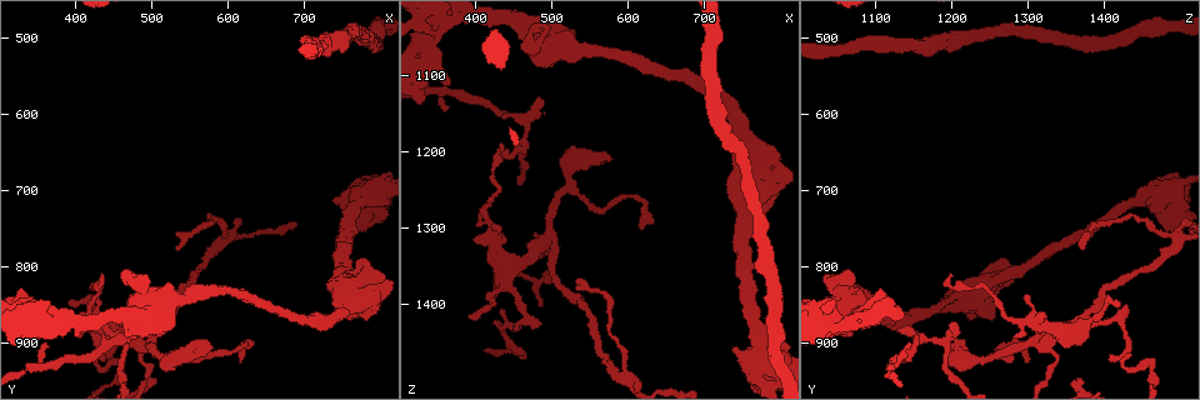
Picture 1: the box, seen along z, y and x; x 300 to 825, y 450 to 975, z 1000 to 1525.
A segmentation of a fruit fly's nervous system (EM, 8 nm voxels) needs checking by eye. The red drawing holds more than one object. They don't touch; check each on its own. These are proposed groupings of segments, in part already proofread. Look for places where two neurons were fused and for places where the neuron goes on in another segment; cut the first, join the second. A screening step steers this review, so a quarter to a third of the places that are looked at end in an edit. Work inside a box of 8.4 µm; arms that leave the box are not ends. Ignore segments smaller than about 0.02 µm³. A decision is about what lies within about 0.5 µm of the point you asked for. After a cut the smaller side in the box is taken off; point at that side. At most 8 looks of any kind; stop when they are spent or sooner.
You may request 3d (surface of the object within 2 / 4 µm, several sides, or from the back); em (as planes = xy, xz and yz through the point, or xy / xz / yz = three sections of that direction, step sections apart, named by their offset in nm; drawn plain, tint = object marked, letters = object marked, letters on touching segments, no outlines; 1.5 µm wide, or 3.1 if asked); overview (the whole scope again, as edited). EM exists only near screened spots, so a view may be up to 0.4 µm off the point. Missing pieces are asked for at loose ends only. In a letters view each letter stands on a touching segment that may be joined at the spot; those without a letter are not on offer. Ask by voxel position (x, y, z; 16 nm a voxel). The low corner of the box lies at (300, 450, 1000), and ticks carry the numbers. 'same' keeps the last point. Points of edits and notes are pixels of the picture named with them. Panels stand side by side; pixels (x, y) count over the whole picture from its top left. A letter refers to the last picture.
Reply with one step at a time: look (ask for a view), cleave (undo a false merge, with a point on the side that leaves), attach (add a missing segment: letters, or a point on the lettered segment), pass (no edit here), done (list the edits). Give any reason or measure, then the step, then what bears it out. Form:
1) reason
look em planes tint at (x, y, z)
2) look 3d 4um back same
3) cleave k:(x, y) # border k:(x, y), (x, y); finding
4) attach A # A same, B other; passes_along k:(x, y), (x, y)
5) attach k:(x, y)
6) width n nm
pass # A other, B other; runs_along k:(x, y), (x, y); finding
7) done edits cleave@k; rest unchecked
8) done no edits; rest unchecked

sharp bend
look em planes letters at (455, 950, 1460)

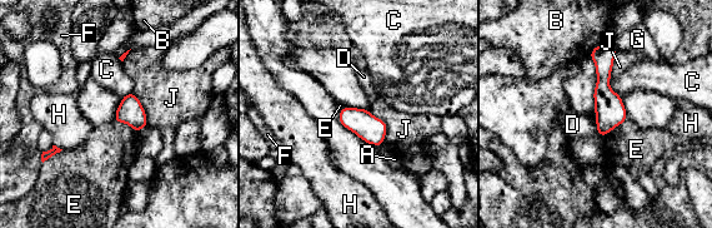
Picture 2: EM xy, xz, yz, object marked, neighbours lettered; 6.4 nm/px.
pass # A other, B other, C other, D other, E other, F other, G other, H other, J other; border 2:(595, 124), (597, 133); one neuron here

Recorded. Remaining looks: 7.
an open end
look 3d 4um at (575, 900, 1210)

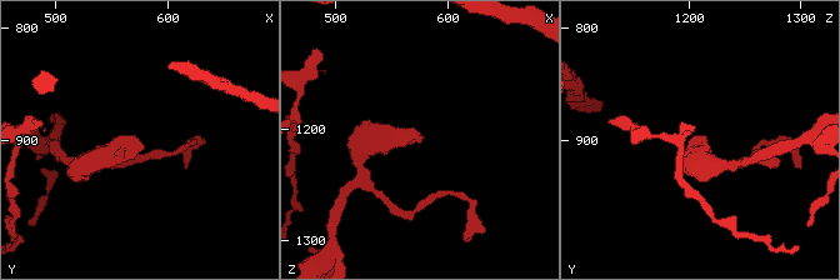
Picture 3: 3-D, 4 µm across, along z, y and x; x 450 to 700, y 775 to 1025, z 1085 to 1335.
shape alone is not enough
look em yz step 8 letters at (576, 900, 1206)

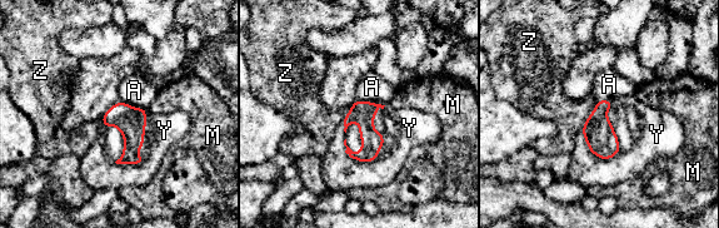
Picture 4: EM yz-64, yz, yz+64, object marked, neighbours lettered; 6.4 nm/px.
attach Y # A other, M other, Y same, Z other; passes_along 4:(599, 134), (595, 154), (587, 169); the neuron continues

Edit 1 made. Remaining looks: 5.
free end
look em xy step 4 tint at (465, 815, 1040)

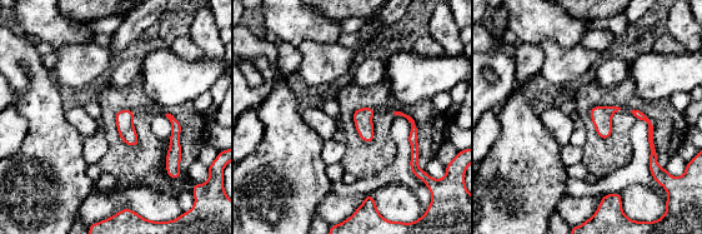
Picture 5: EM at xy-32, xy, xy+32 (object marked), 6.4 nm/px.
look em xy step 4 letters same

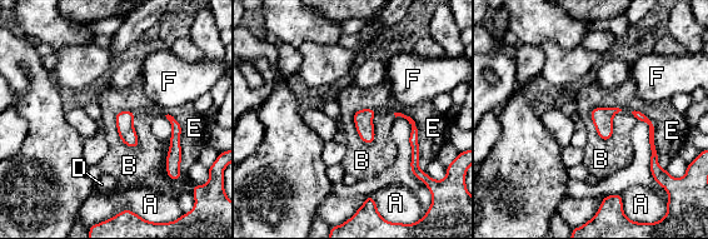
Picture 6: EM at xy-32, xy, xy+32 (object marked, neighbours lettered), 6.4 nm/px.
pass # A other, B other, D other, E other, F other; border 6:(593, 106), (591, 120), (606, 142); no lettered segment goes on from it

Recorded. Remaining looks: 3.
done edits attach@4; rest unchecked

